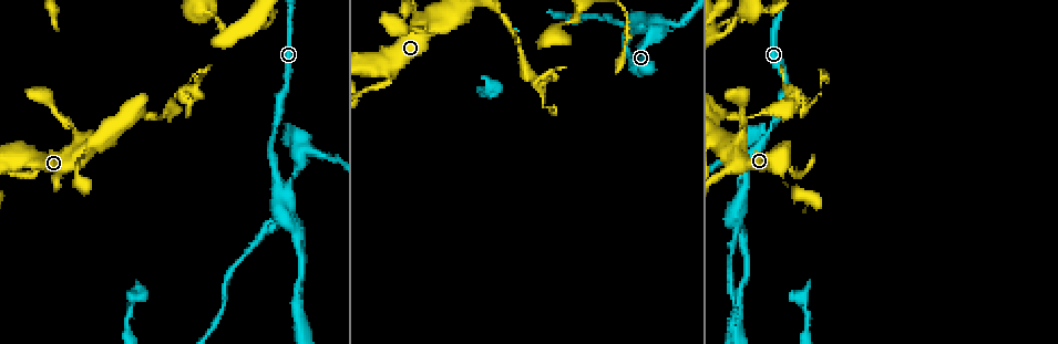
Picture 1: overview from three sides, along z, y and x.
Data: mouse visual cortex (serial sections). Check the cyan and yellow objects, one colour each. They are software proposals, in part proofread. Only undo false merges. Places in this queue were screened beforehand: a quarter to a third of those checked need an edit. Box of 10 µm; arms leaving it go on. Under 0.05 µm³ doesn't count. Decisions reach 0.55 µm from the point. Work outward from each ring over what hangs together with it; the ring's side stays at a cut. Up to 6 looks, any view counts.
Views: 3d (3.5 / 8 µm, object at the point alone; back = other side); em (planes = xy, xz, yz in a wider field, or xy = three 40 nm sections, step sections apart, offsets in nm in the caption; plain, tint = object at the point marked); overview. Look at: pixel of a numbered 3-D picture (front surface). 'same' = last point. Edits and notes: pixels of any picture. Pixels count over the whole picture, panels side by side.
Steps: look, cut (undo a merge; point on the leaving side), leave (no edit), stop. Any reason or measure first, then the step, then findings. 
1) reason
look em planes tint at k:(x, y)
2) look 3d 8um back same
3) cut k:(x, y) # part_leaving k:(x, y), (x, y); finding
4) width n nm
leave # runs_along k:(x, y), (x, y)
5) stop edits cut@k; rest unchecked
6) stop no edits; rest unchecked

four arms meet
look 3d 3.5um at 1:(740, 142)

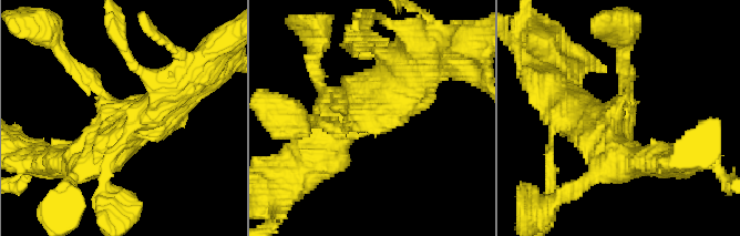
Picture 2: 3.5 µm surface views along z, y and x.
look em planes tint at 2:(373, 116)

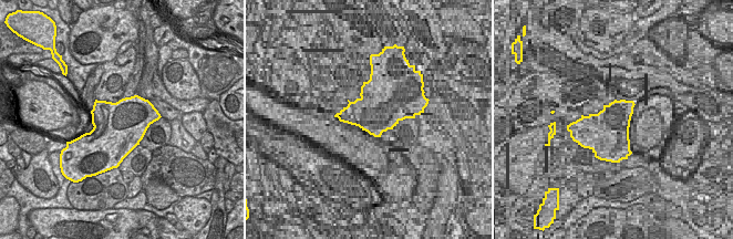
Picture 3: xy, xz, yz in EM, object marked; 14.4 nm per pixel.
width 750 nm
leave # runs_along 2:(329, 144), (414, 55); one cell here

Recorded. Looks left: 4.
calibre changes
look 3d 3.5um at 1:(725, 116)

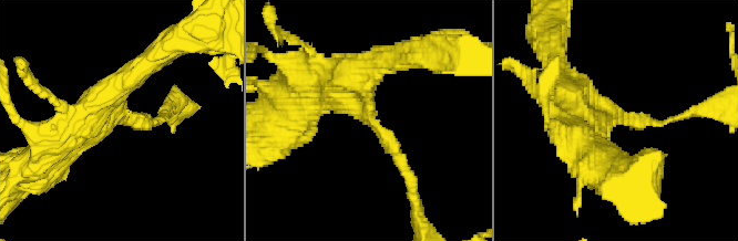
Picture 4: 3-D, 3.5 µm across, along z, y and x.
arm_widths 100, 450 nm
look em xy step 2 tint at 4:(619, 116)

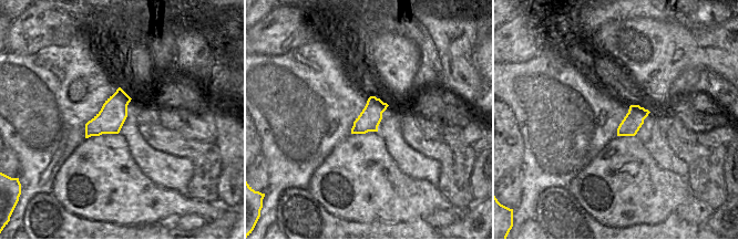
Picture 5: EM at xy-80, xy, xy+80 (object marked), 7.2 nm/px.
leave # runs_along 4:(317, 81), (381, 132), (409, 182); one cell here

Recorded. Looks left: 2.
three-way junction
look 3d 8um at 1:(741, 195)

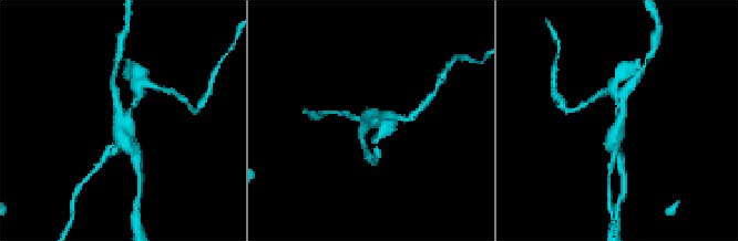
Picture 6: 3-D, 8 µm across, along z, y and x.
arms 3; arm_widths 150, 250, 400 nm
look em xy step 1 tint same

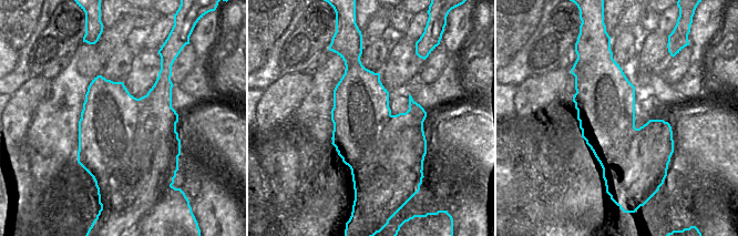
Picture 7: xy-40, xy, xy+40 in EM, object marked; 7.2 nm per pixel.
width 550 nm
cut 6:(136, 97) # border 7:(139, 99), (129, 171), (99, 199); two cells meet here

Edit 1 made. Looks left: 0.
stop edits cut@6; rest unchecked

